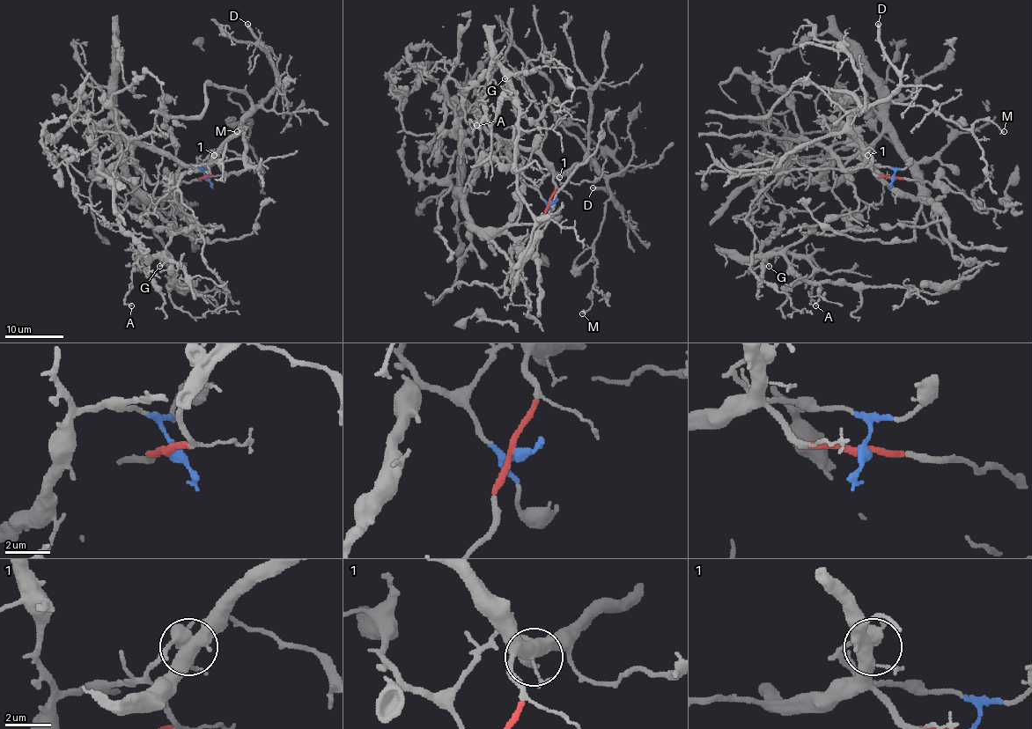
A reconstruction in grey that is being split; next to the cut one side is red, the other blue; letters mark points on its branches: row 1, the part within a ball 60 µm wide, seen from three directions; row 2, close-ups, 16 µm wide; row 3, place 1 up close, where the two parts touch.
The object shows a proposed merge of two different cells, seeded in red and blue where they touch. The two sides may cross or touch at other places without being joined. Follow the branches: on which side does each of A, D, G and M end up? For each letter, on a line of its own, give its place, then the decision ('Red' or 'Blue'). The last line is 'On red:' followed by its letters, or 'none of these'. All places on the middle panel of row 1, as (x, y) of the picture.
A: Place: (476, 125). Blue
D: Place: (593, 187). Red
G: Place: (504, 78). Blue
M: Place: (582, 313). Red
On red: D, M

